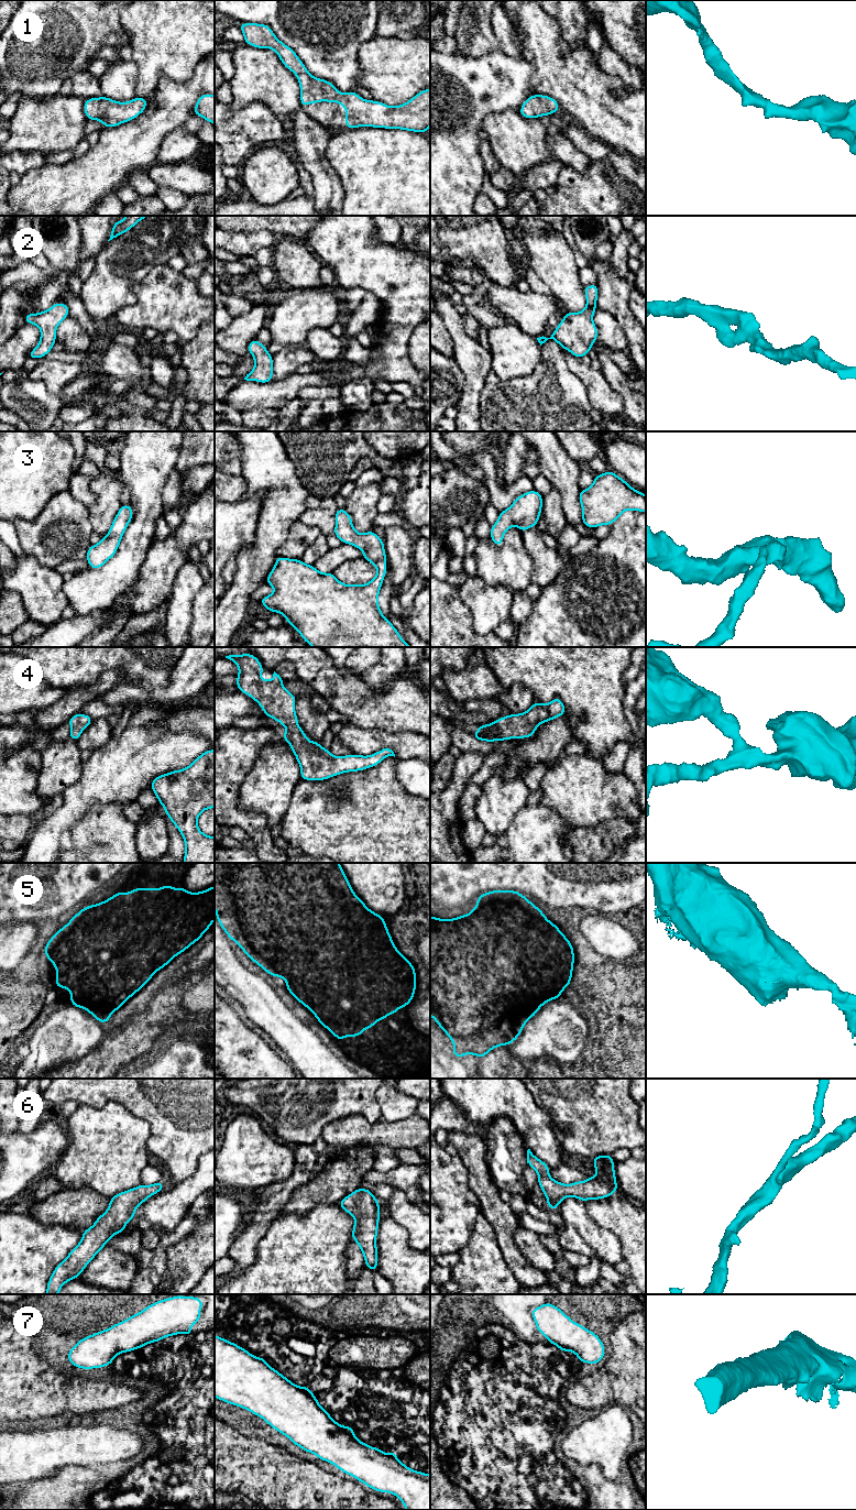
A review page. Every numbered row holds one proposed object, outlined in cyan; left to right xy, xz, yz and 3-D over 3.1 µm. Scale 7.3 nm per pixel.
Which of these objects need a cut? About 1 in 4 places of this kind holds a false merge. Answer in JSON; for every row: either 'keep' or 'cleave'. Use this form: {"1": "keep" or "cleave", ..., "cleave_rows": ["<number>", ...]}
{"1": "keep", "2": "keep", "3": "keep", "4": "keep", "5": "keep", "6": "keep", "7": "keep", "cleave_rows": []}

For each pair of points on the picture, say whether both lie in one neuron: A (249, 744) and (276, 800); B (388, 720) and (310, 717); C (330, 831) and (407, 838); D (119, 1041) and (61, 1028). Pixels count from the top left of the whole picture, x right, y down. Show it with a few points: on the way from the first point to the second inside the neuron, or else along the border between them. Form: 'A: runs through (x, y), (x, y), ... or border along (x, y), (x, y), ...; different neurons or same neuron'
A: border along (272, 742), (261, 750), (252, 769), (242, 781); different neurons
B: border along (317, 692), (330, 707); different neurons
C: runs through (349, 831), (373, 831), (380, 838), (388, 838); same neuron
D: border along (107, 1031), (105, 1037), (84, 1056); different neurons

